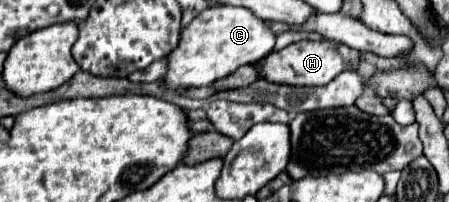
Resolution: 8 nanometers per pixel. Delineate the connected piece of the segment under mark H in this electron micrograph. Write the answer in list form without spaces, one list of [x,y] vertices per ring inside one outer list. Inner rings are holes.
[[[302,40],[302,42],[296,42],[296,44],[282,48],[278,52],[272,52],[264,60],[260,60],[260,64],[256,64],[254,68],[258,70],[260,78],[266,78],[274,84],[322,86],[322,84],[334,80],[334,76],[338,76],[338,72],[342,72],[346,68],[358,68],[358,62],[360,62],[360,52],[354,52],[352,48],[348,48],[342,42]]]

